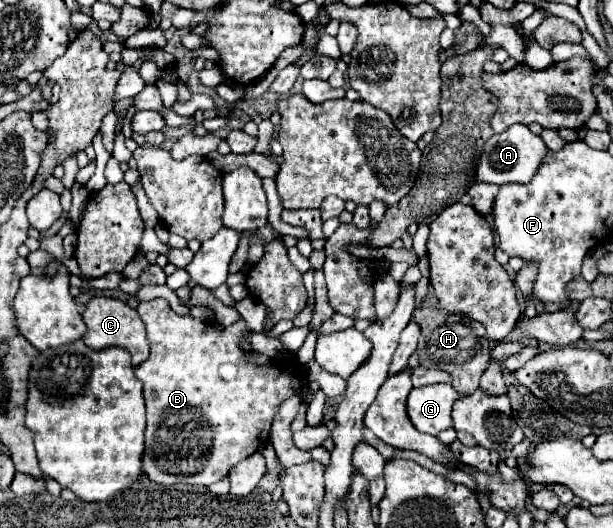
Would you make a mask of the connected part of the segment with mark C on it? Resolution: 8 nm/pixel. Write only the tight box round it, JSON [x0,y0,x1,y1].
[83,298,149,366]

